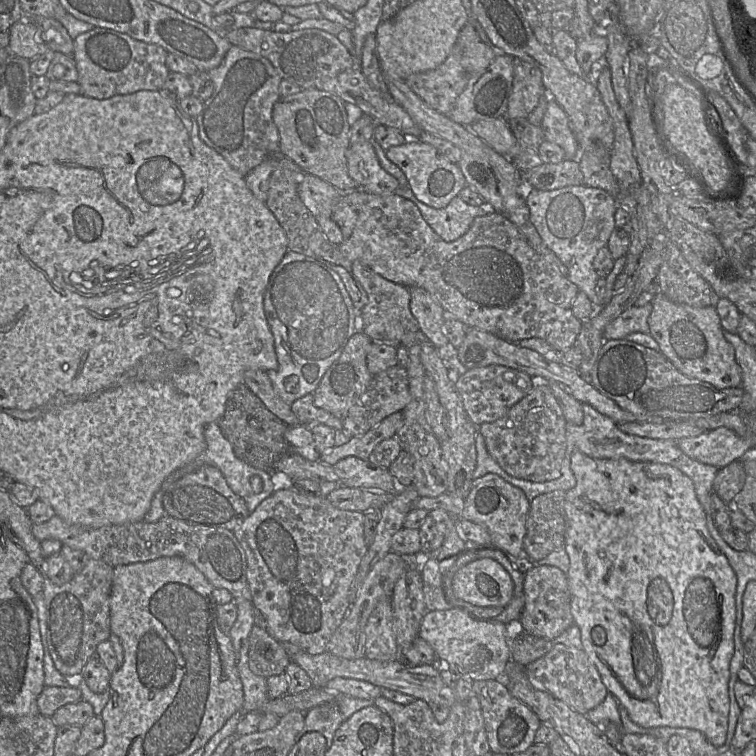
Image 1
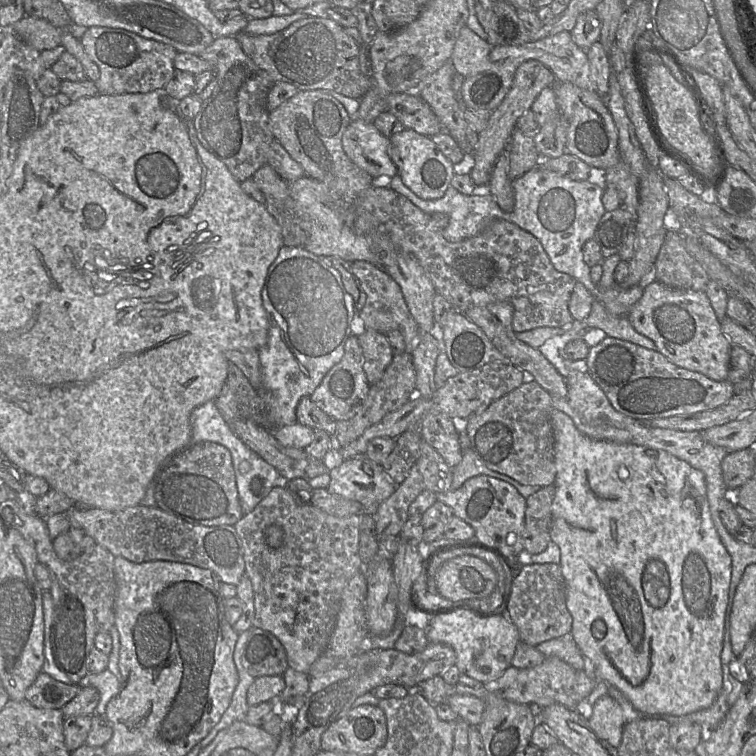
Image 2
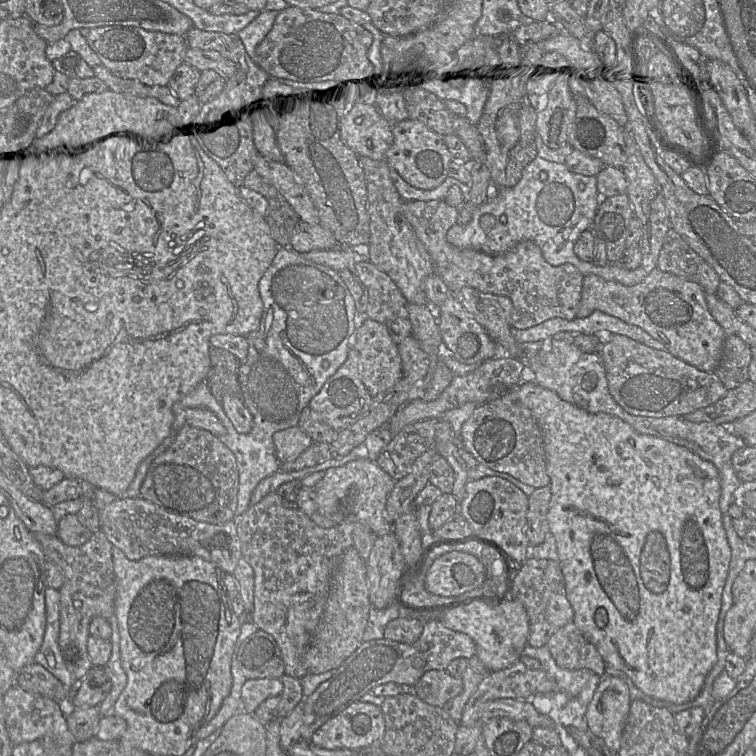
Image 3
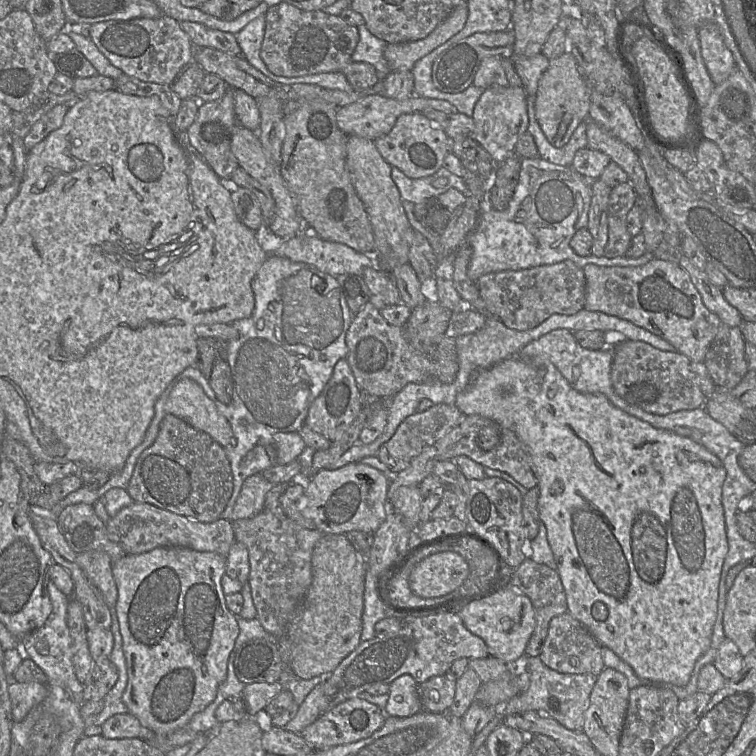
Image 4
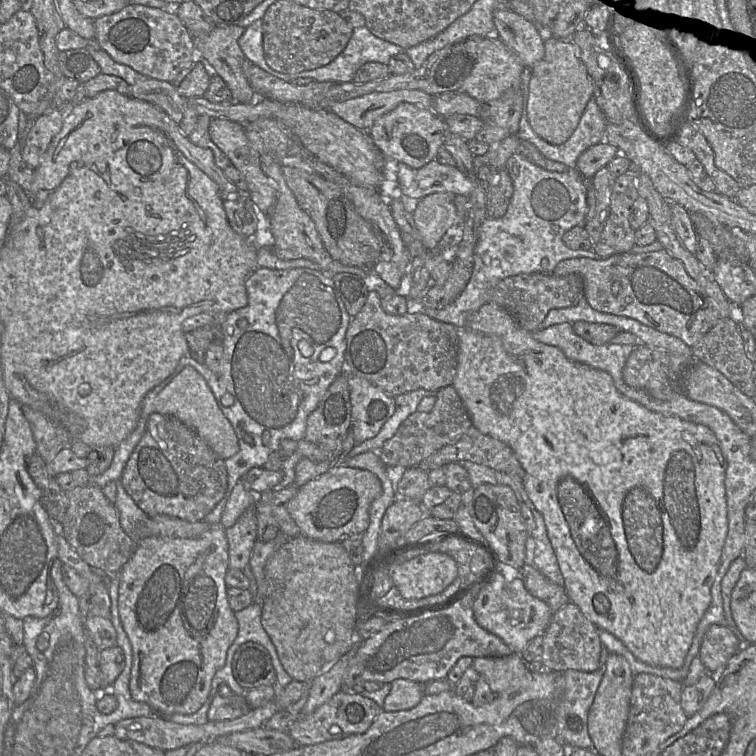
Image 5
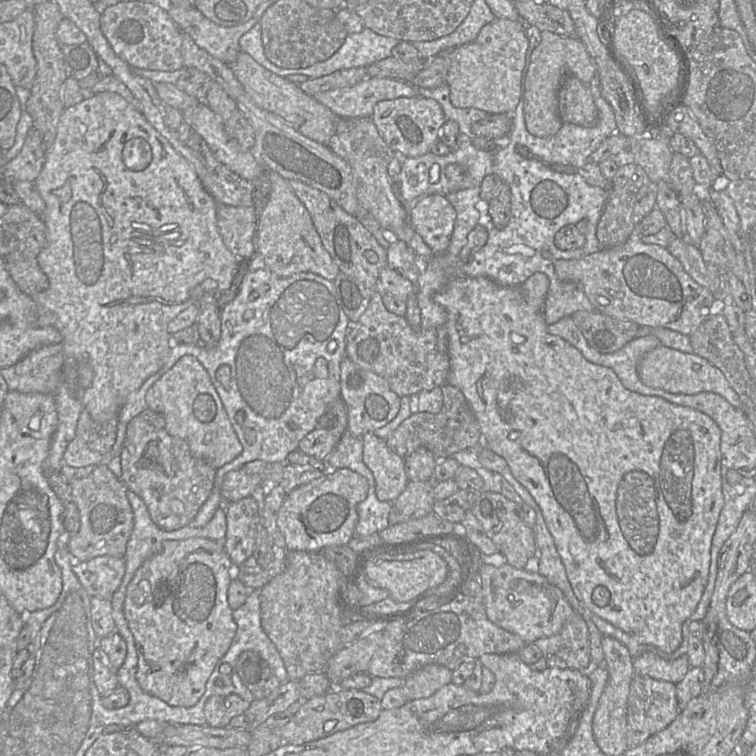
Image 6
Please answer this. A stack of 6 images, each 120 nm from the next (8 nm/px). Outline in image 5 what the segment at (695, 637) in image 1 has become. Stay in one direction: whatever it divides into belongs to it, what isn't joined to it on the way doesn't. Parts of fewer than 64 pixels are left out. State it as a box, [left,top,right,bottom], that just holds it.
[451,302,728,668]

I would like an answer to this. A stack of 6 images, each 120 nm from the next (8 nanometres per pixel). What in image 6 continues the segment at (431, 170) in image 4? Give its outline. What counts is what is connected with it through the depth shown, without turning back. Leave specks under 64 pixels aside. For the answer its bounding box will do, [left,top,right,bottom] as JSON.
[372,95,447,158]

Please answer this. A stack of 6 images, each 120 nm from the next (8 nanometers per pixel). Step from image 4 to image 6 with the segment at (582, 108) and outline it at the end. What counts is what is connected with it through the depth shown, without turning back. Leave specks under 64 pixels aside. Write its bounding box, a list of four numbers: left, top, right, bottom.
[524,31,597,137]

